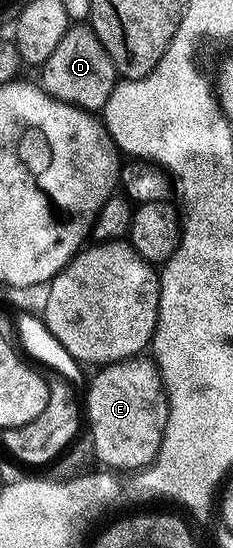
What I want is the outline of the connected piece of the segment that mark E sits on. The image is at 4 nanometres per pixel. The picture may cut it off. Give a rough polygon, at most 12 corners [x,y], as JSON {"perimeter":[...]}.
{"perimeter":[[151,358],[101,366],[86,431],[117,472],[158,453],[168,416]]}

